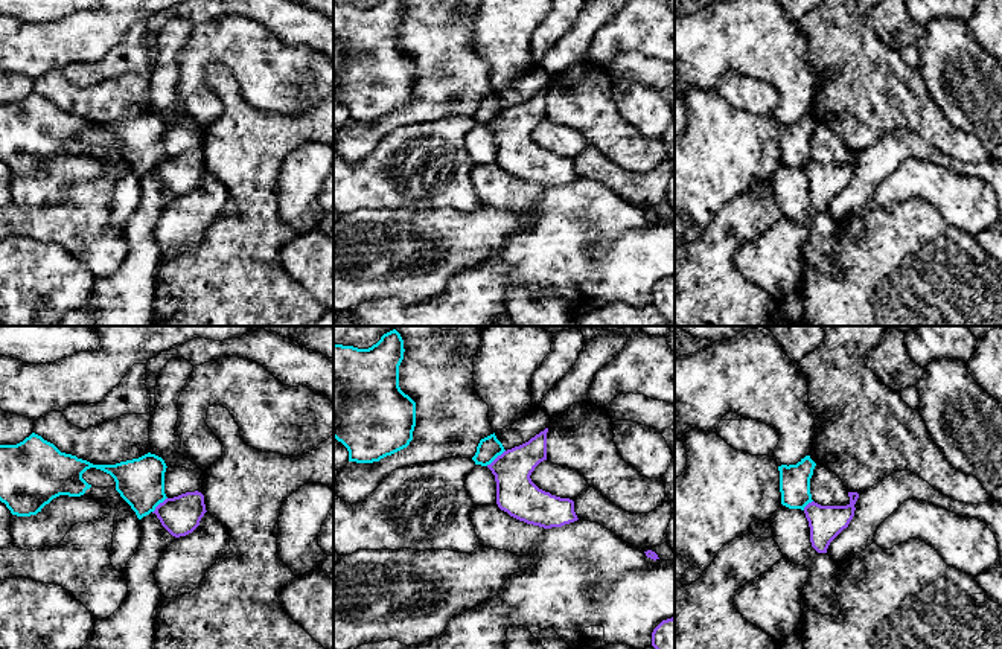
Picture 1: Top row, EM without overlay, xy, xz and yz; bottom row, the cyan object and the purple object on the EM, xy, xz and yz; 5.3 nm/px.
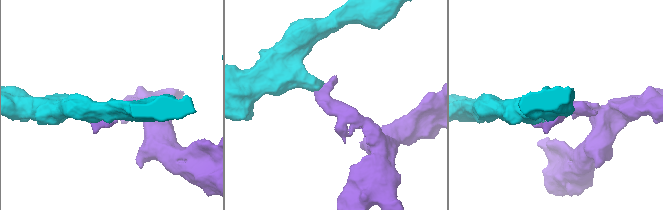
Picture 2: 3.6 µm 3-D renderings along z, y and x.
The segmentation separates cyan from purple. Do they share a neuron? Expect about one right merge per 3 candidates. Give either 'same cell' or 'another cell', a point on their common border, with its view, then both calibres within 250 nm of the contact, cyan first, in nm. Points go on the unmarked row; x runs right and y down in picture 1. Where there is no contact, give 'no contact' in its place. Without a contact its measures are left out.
another cell; contact xz (495, 116); calibres 120 and 220 nm

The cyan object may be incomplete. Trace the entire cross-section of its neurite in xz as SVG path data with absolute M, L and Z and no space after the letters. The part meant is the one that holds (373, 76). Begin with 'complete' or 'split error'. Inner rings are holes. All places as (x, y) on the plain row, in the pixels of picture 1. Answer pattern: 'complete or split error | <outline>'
complete | M378 0L369 8L333 3L333 96L349 110L349 120L373 122L410 104L416 61L399 46L404 0Z

